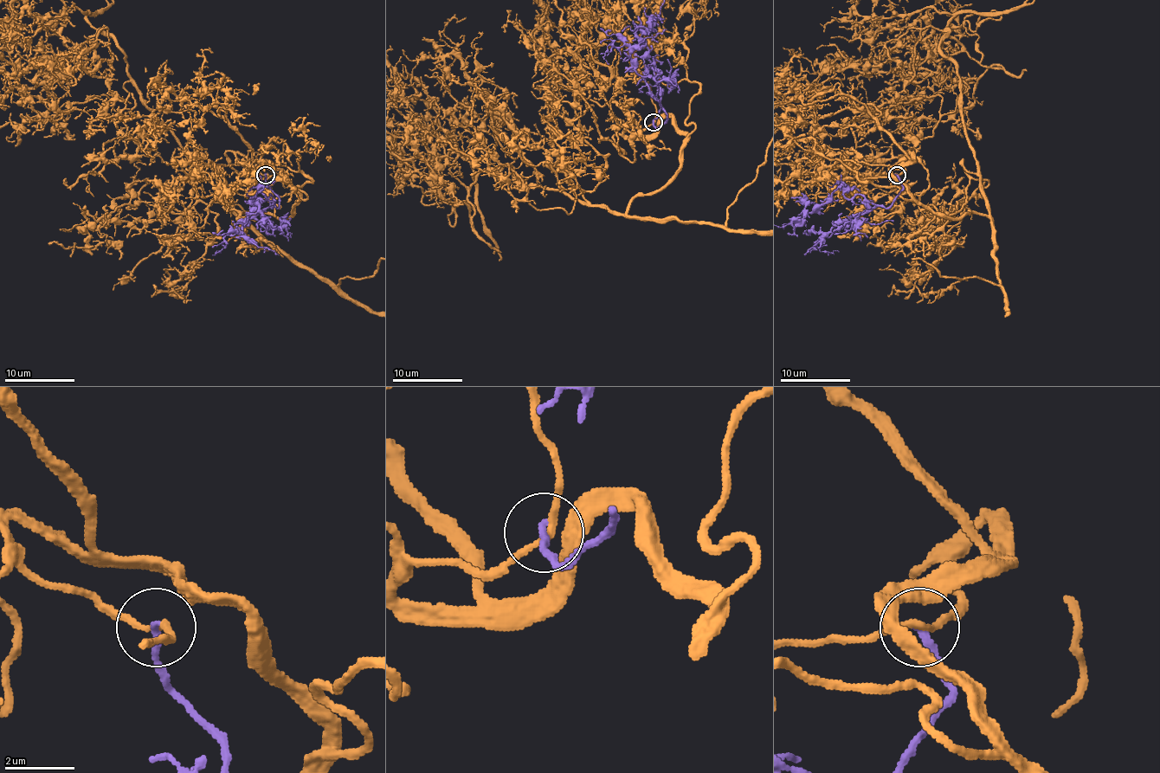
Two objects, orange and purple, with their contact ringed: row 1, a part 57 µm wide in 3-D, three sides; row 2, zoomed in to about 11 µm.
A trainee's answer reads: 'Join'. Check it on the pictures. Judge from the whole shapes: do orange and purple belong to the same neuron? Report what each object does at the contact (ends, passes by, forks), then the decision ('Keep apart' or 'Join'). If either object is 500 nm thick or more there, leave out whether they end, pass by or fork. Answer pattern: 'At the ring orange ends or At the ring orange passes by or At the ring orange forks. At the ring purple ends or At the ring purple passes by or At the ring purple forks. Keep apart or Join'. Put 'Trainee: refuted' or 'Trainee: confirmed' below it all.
At the ring orange forks. At the ring purple ends. Join
Trainee: confirmed

